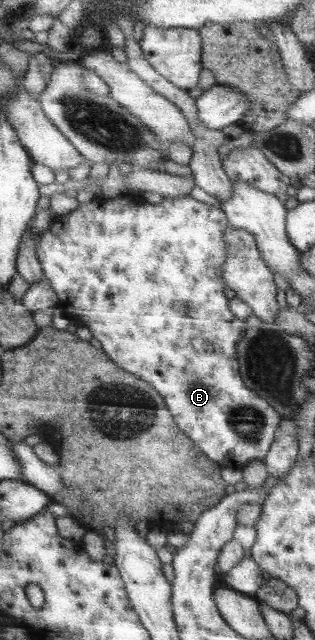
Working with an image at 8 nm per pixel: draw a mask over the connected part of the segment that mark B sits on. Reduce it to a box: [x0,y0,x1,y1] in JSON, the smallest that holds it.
[38,192,281,470]

